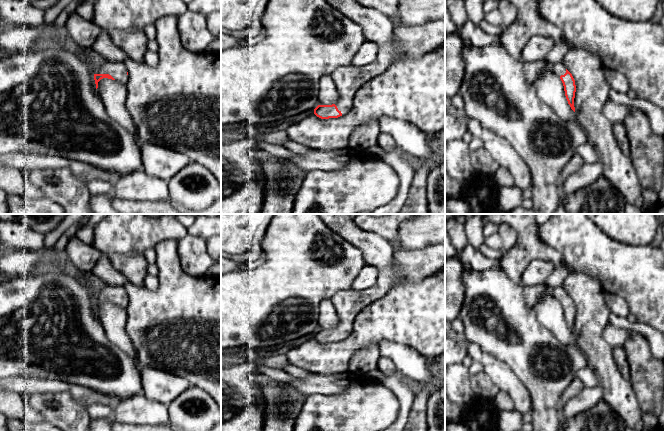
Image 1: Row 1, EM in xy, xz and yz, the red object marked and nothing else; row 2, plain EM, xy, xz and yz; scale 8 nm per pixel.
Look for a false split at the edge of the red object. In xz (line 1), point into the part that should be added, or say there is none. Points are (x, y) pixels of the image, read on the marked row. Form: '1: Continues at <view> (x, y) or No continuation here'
1: Continues at xz (416, 41)

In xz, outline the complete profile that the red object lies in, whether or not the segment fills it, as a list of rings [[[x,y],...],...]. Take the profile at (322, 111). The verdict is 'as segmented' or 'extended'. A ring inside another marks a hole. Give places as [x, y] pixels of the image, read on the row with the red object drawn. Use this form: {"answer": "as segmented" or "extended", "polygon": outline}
{"answer": "extended", "polygon": [[[445,17],[421,26],[399,26],[394,30],[394,45],[380,46],[376,60],[365,66],[337,68],[330,76],[334,80],[339,98],[332,105],[318,105],[314,114],[321,119],[338,118],[348,113],[357,90],[371,78],[383,73],[400,54],[420,57],[445,45]]]}

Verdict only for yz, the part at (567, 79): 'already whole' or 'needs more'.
needs more

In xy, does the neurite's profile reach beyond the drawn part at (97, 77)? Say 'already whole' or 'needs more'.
needs more

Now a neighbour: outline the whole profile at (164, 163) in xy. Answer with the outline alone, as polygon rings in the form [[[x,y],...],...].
[[[142,143],[141,152],[143,170],[166,181],[191,163],[186,154],[156,144]]]

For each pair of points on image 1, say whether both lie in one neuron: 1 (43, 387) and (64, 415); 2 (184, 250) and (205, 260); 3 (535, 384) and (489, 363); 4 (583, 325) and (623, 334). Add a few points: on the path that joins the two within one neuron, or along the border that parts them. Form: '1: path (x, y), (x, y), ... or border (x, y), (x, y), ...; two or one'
1: border (70, 393), (66, 391), (37, 392), (29, 395); two
2: path (189, 251), (200, 260); one
3: border (499, 359), (521, 381), (529, 395); two
4: border (608, 323), (603, 331), (603, 339), (612, 348); two

